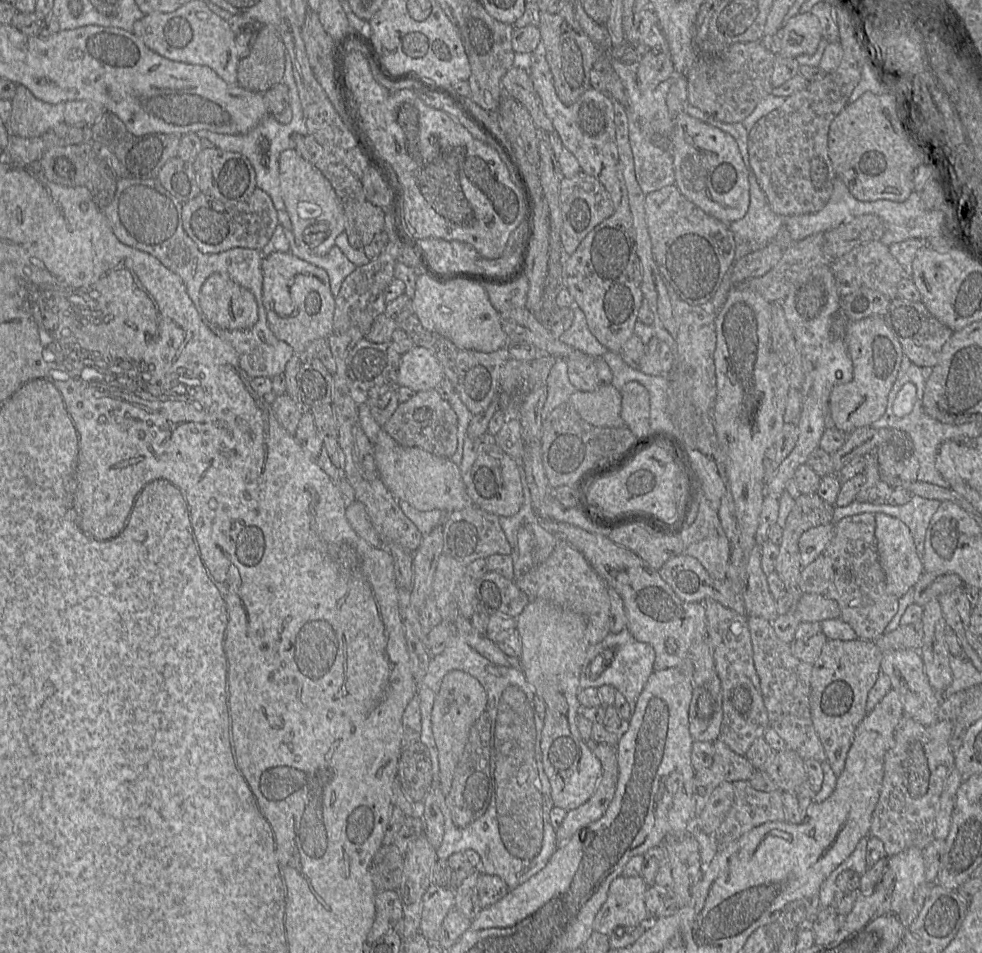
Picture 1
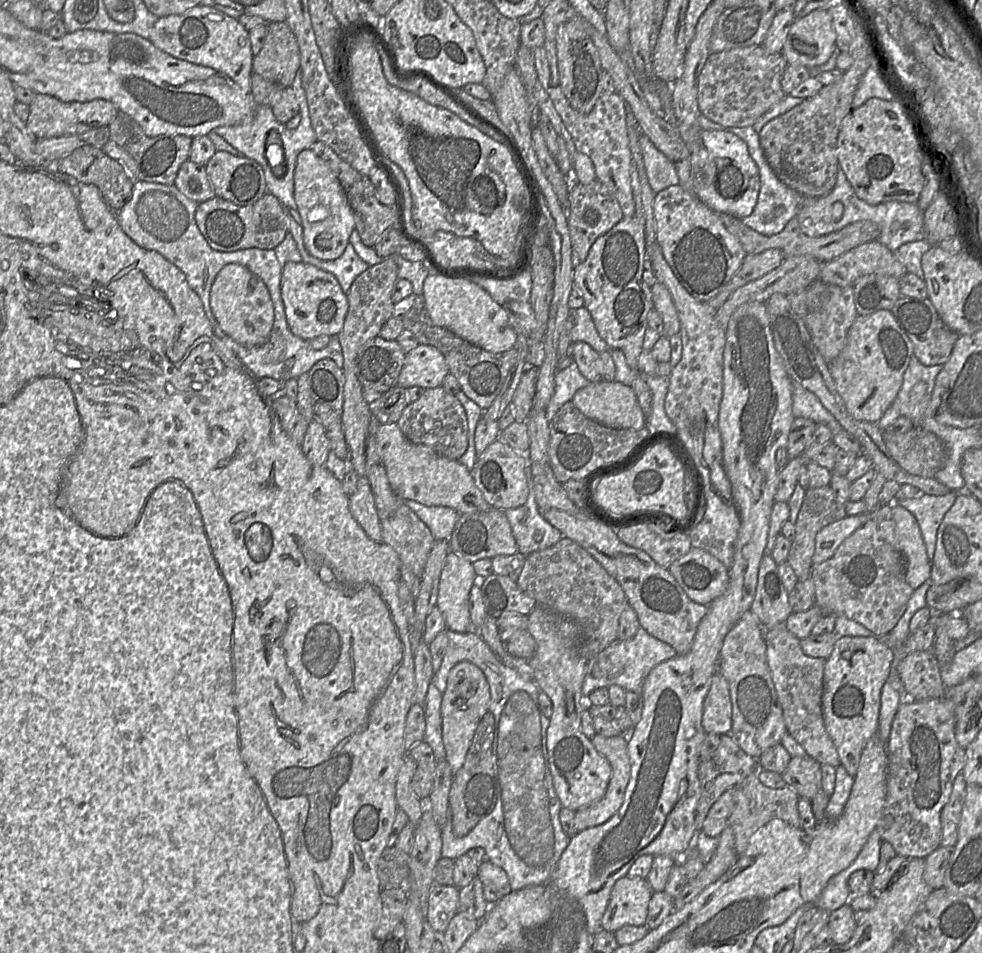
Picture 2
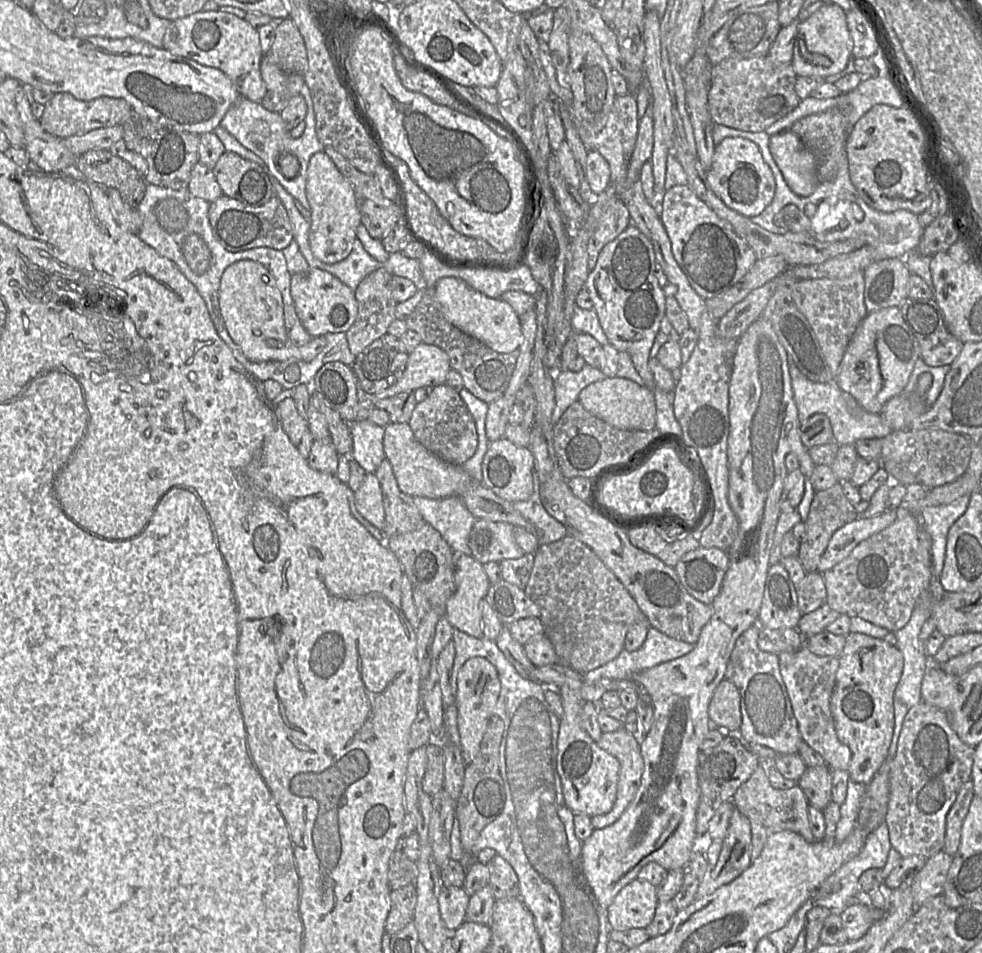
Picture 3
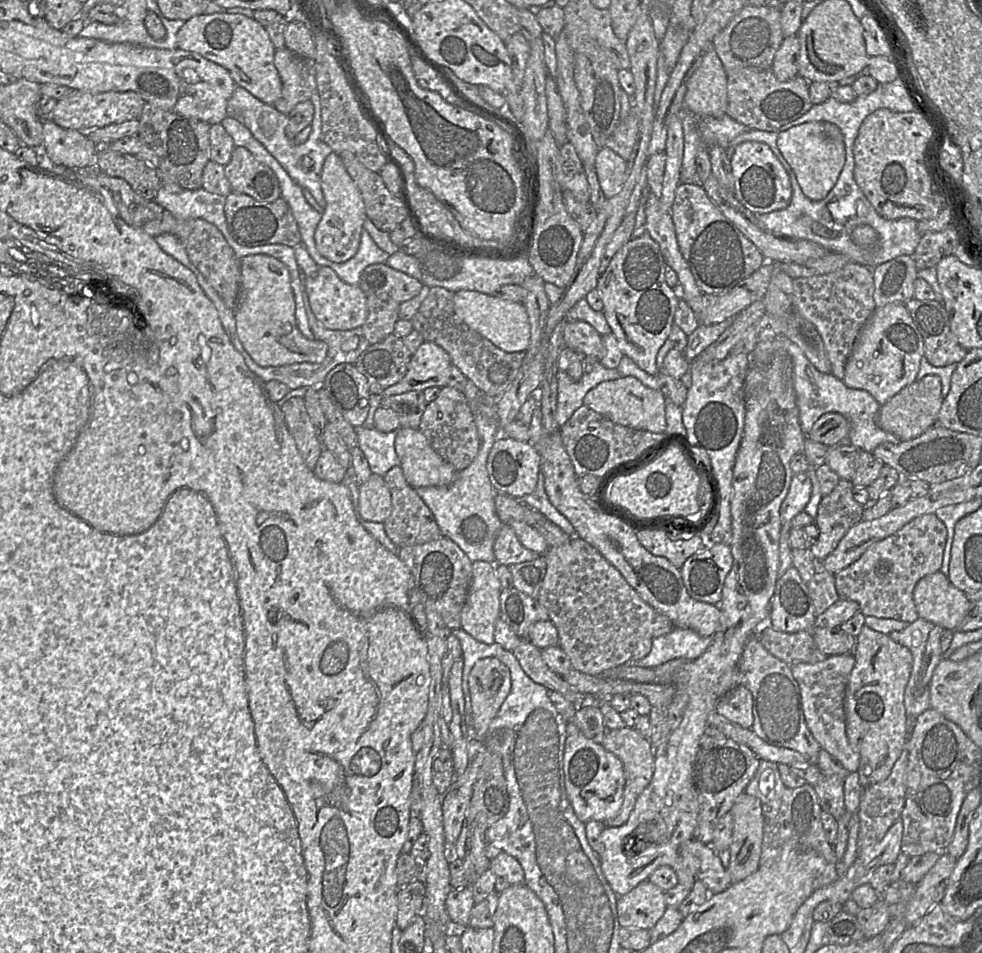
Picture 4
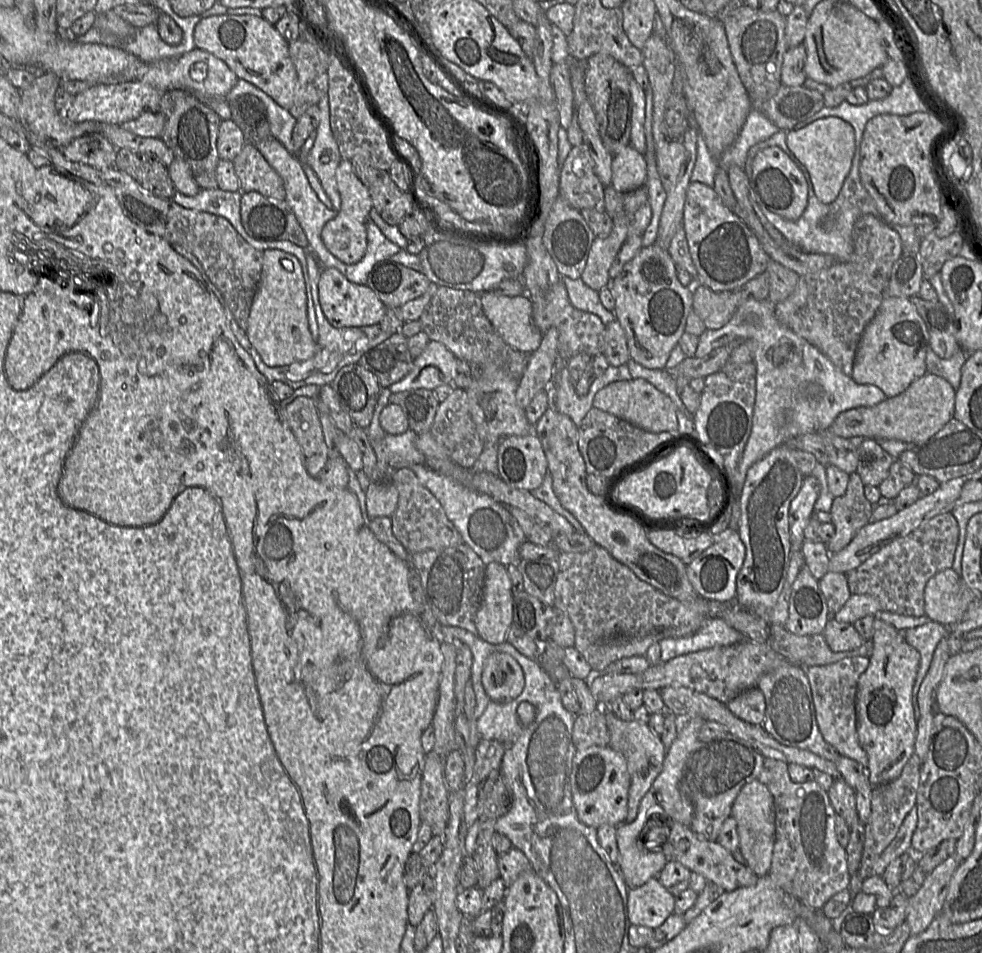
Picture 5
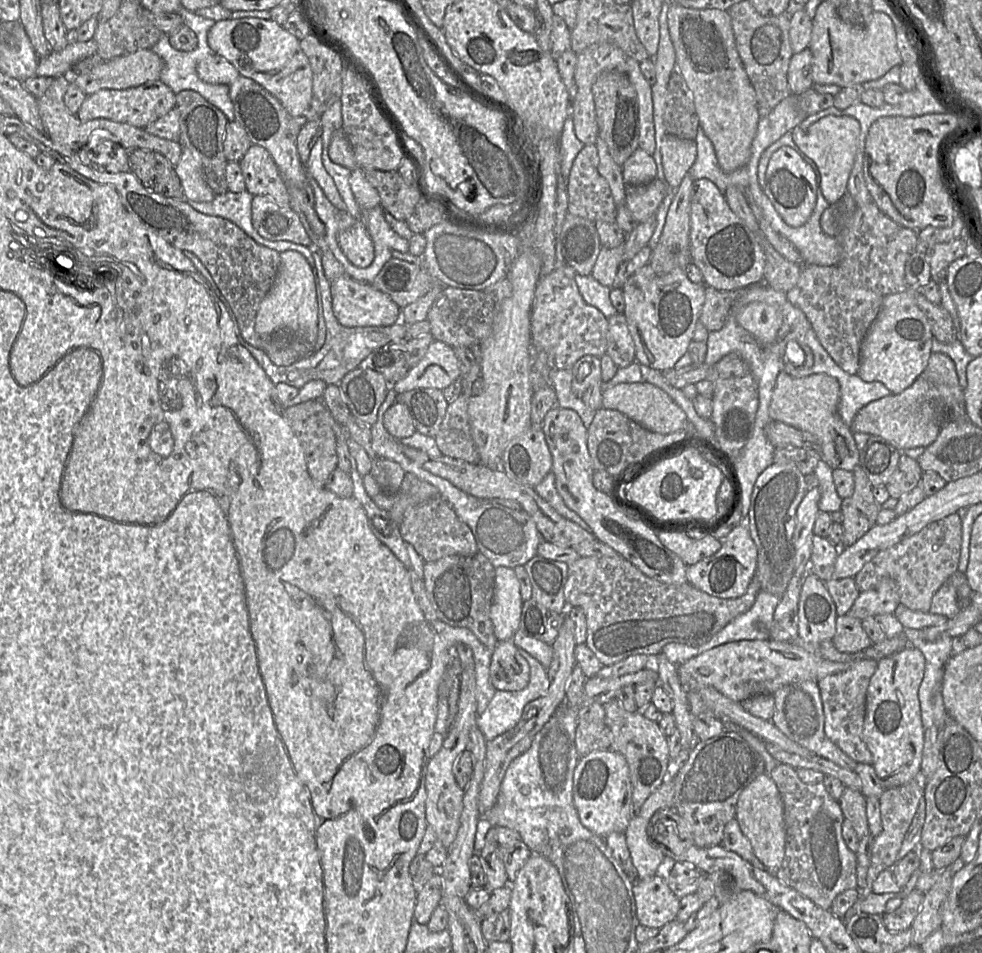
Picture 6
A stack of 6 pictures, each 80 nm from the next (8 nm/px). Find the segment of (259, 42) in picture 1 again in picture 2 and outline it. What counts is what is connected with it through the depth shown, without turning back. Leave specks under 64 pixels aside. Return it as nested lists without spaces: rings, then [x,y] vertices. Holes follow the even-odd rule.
[[[286,21],[266,23],[265,42],[254,56],[253,74],[277,84],[291,87],[300,71],[300,53],[295,35]]]

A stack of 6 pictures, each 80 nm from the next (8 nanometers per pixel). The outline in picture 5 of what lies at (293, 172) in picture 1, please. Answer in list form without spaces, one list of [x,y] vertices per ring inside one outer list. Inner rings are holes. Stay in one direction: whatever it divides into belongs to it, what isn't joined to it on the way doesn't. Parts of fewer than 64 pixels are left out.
[[[349,160],[340,161],[335,179],[340,206],[337,215],[323,226],[321,240],[335,258],[344,264],[356,264],[363,258],[367,249],[366,222],[372,210],[372,200],[368,189],[354,173]]]

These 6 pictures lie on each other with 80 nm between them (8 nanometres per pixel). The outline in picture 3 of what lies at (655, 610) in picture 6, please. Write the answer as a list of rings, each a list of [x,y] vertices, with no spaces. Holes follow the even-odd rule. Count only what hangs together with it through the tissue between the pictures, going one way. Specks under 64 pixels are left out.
[[[571,536],[540,545],[534,553],[533,568],[524,592],[539,606],[545,635],[552,642],[560,663],[578,673],[587,673],[615,659],[625,650],[624,643],[629,628],[637,620],[647,619],[616,575],[591,548]]]

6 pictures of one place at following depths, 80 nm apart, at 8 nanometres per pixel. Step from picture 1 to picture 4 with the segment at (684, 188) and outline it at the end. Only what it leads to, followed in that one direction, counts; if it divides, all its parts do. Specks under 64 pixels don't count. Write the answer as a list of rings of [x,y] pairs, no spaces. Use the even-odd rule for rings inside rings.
[[[754,141],[741,142],[732,148],[729,159],[733,177],[732,194],[742,206],[759,216],[789,205],[792,197],[789,174],[768,145]]]

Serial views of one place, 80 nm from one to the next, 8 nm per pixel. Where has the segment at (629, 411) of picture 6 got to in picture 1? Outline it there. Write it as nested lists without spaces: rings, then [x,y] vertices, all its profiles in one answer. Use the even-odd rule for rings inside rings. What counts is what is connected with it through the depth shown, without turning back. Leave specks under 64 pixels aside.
[[[601,384],[592,391],[575,391],[569,397],[569,402],[581,418],[593,426],[624,426],[621,418],[621,393],[611,384]]]

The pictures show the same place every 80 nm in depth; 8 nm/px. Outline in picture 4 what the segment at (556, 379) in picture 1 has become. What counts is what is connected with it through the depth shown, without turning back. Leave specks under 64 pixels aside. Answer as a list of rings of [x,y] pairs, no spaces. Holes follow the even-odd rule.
[[[597,363],[591,372],[583,374],[579,380],[573,380],[565,371],[557,373],[558,397],[555,421],[557,426],[564,425],[572,414],[583,405],[588,391],[598,384],[621,378],[618,369],[605,368]]]

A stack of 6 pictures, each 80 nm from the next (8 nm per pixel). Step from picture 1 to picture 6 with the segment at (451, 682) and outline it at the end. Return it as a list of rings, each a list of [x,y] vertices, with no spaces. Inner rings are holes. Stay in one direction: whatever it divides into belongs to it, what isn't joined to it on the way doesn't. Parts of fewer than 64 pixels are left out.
[[[512,639],[499,641],[491,654],[490,681],[496,691],[520,691],[529,682],[530,666]]]

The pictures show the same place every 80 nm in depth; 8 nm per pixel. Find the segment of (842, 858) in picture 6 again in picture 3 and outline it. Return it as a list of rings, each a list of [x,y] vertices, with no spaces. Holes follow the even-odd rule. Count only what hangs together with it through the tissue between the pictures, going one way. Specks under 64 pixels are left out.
[[[762,758],[761,760],[761,766],[756,769],[748,781],[737,789],[732,799],[734,808],[750,821],[752,859],[755,860],[760,855],[769,835],[776,832],[792,831],[809,842],[821,841],[814,837],[811,830],[808,815],[810,803],[803,790],[799,786],[786,790],[774,788],[768,779],[769,769],[774,767],[774,759]]]

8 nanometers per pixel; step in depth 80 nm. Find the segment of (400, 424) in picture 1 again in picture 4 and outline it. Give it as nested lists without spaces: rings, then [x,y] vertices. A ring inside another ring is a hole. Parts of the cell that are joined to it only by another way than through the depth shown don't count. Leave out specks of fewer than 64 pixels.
[[[449,386],[441,388],[438,397],[427,404],[419,430],[432,448],[457,471],[468,467],[480,448],[479,433],[470,405],[463,392]]]

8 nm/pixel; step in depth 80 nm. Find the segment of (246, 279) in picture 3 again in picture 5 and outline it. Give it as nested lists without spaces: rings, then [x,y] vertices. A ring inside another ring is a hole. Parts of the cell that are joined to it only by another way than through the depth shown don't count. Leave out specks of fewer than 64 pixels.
[[[265,250],[262,257],[261,278],[244,332],[263,362],[270,367],[286,366],[307,360],[315,355],[317,343],[313,341],[309,329],[306,285],[301,263],[294,255],[280,250]]]

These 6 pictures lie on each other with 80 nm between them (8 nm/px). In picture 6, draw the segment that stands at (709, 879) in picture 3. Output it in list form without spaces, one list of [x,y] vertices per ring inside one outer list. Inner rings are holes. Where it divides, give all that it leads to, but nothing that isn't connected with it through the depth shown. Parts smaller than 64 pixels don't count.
[[[764,772],[757,776],[742,791],[737,802],[735,818],[763,868],[775,873],[781,867],[785,856],[786,831],[783,800],[768,773]]]

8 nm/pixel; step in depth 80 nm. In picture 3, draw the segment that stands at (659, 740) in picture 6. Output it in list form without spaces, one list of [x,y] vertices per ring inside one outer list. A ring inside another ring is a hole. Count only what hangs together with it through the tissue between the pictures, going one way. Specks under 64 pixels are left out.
[[[623,728],[603,733],[596,743],[616,757],[620,763],[617,795],[613,808],[606,814],[591,817],[593,827],[602,829],[616,822],[634,799],[641,783],[644,761],[640,742]]]

